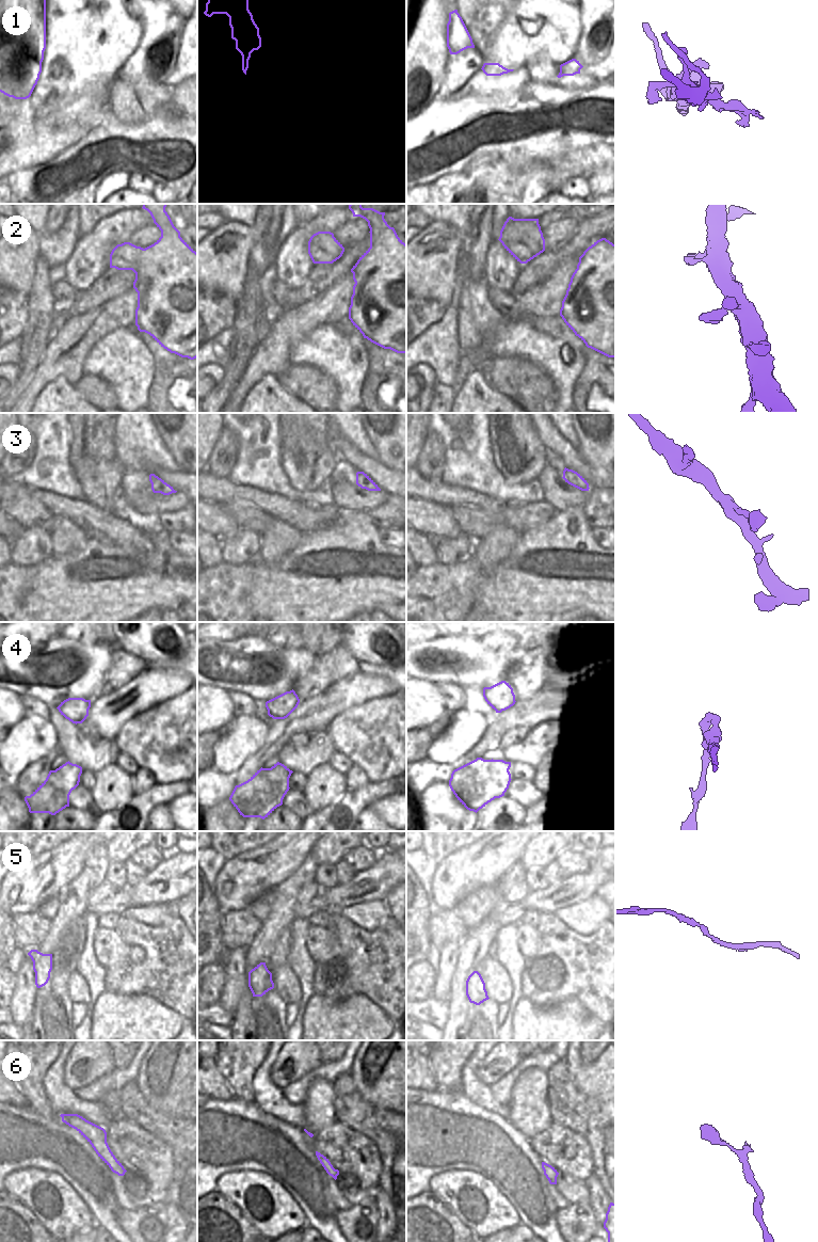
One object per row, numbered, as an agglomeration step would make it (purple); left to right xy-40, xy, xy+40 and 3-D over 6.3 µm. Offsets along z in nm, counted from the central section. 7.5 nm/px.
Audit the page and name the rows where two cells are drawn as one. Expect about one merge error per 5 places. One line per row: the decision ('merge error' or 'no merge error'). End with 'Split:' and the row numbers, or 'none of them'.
1: merge error
2: no merge error
3: no merge error
4: merge error
5: no merge error
6: no merge error
Split: 1, 4

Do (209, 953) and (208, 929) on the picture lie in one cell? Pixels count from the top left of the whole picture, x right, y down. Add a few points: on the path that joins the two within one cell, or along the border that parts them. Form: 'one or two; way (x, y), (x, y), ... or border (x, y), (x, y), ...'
one; way (209, 948), (208, 935)

